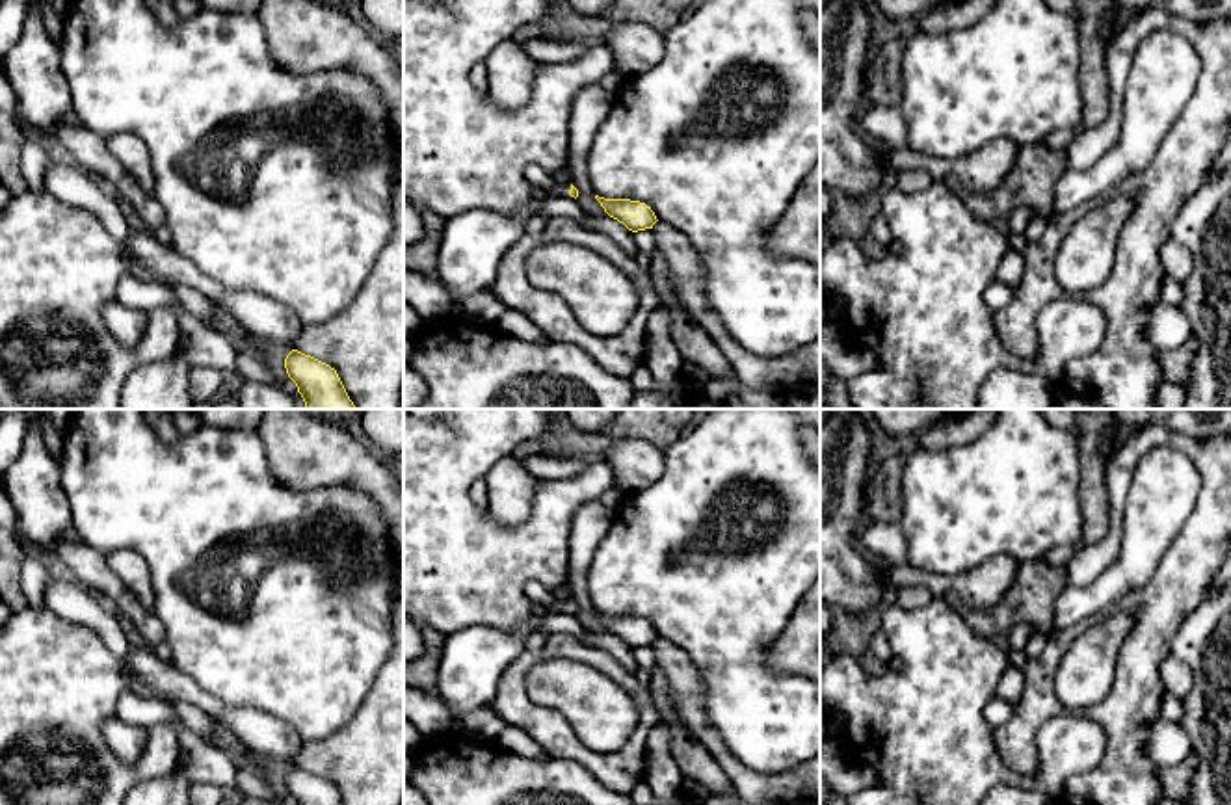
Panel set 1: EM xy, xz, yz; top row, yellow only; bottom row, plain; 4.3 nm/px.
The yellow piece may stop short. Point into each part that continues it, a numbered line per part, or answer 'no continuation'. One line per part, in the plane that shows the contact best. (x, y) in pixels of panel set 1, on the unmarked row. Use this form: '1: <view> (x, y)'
1: xz (560, 607)

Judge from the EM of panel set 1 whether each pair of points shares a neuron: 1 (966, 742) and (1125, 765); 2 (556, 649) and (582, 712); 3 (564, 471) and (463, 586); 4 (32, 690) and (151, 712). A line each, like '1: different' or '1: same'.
1: different
2: different
3: different
4: different

